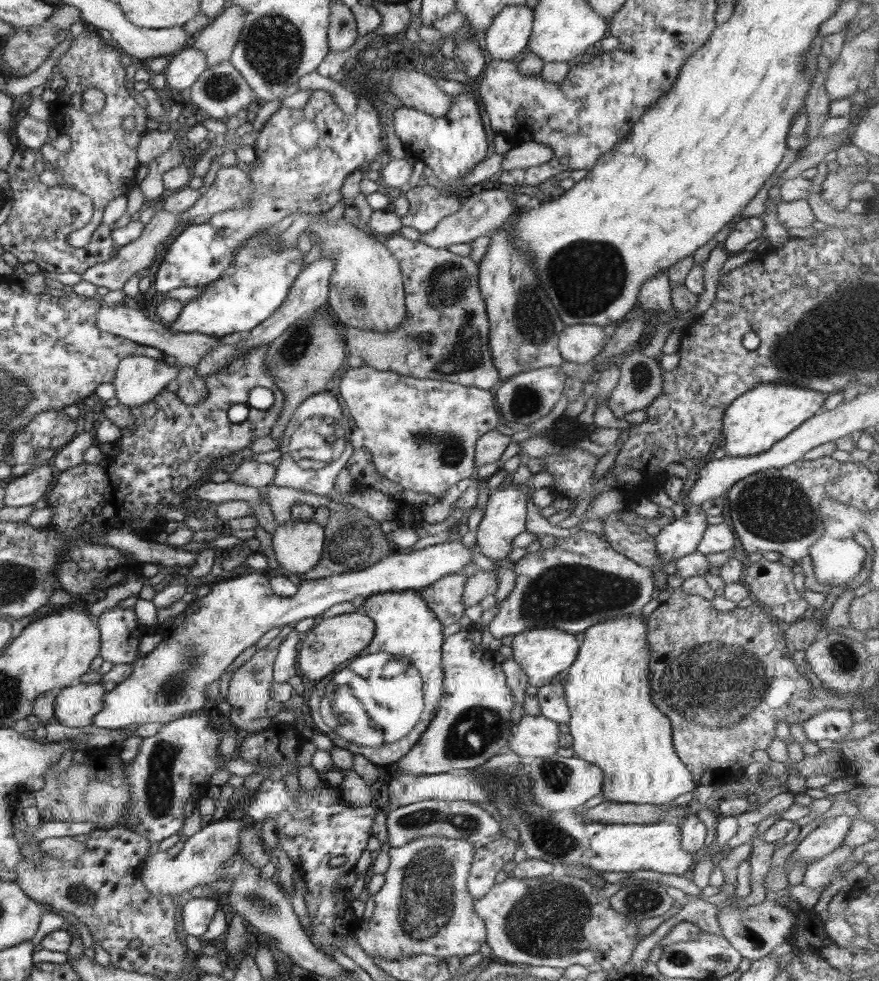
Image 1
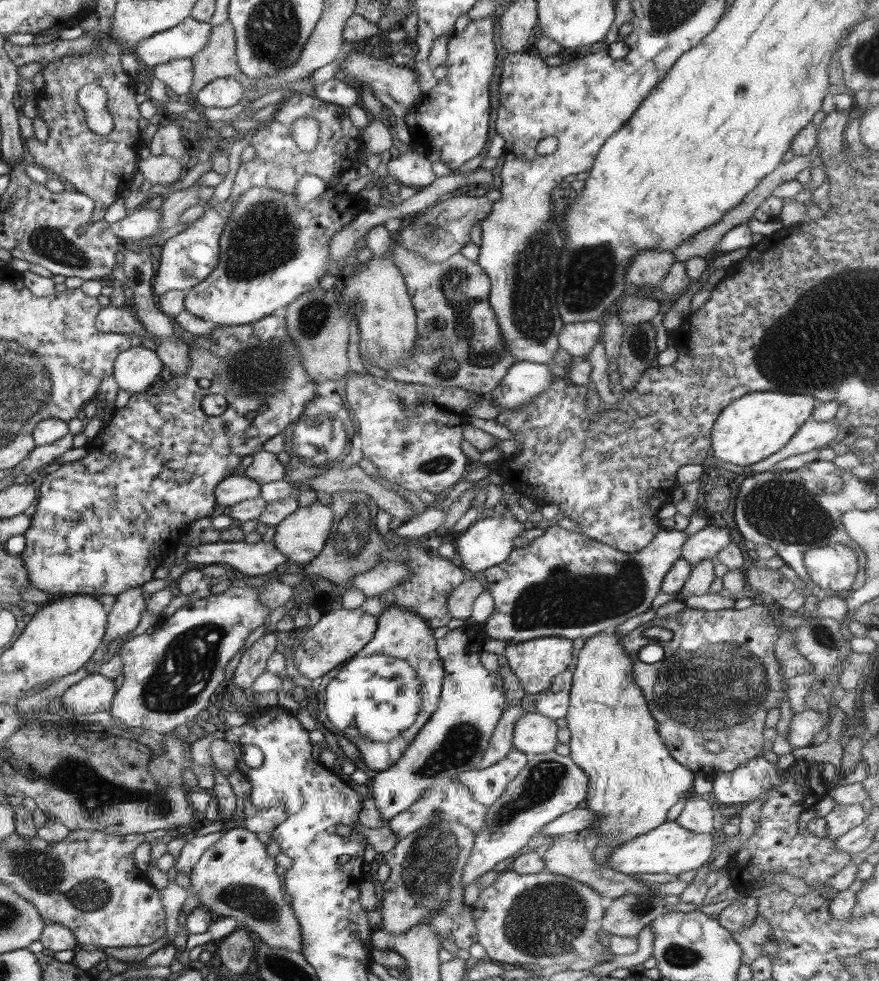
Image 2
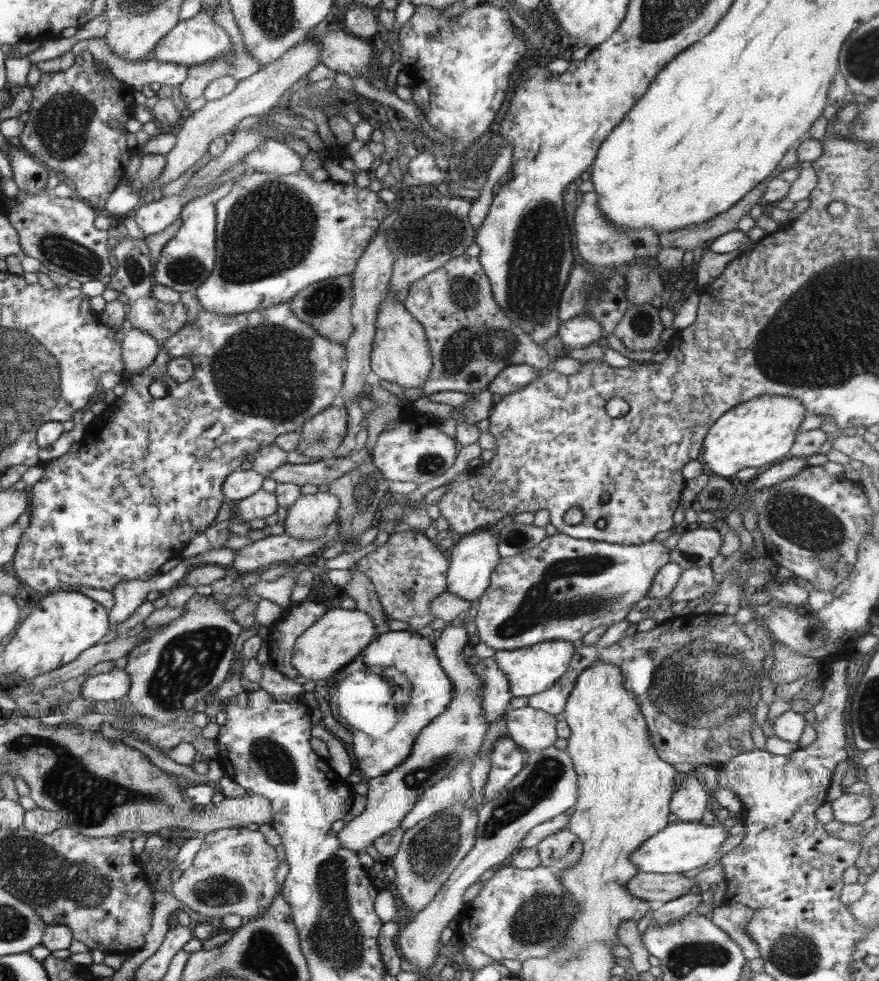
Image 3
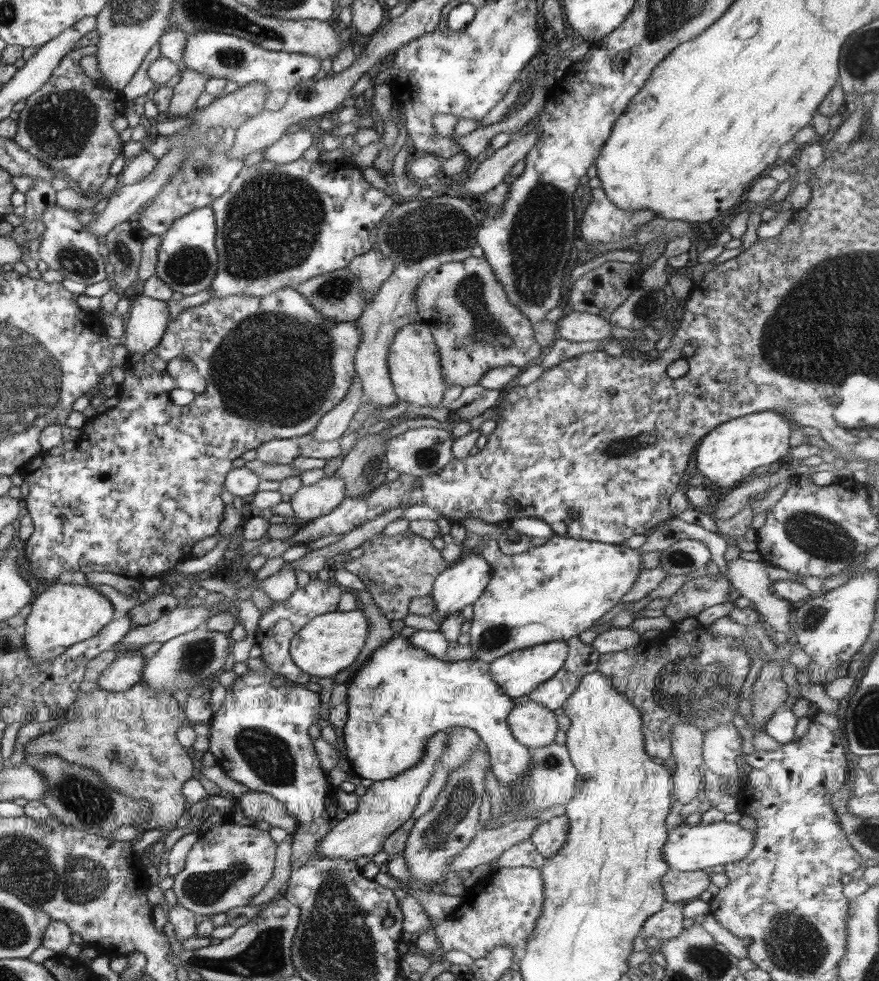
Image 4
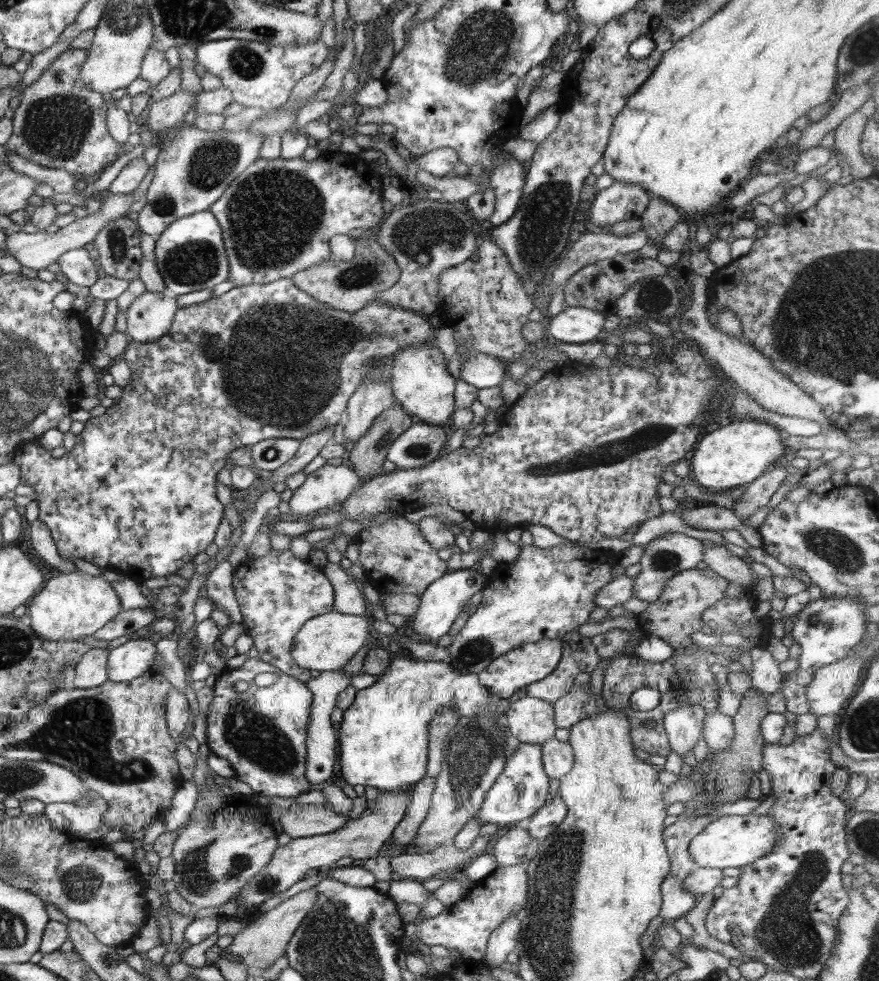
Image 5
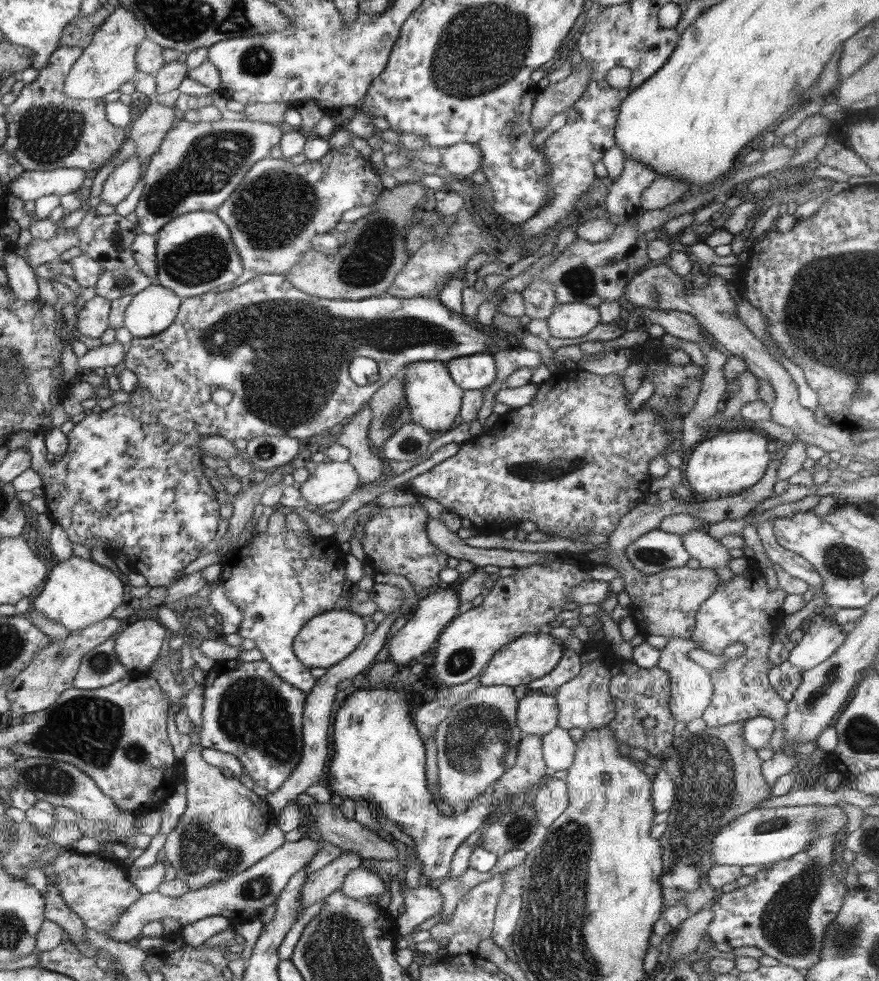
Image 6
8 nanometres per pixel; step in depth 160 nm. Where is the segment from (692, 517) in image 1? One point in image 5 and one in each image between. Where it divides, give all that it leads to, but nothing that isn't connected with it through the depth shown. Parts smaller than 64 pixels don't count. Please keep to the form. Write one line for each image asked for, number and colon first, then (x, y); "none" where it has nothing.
2: (562, 584)
3: (560, 589)
4: (552, 592)
5: (548, 593)

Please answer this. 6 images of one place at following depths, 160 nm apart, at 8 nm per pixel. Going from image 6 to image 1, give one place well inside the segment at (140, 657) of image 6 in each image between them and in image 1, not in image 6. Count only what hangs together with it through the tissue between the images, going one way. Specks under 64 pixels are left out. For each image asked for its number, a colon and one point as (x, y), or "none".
1: (76, 705)
2: (94, 693)
3: (107, 687)
4: (125, 671)
5: (132, 659)

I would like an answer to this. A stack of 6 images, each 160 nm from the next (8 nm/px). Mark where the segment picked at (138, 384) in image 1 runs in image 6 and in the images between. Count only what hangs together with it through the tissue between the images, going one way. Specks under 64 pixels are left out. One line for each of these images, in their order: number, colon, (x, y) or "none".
2: (136, 370)
3: (139, 349)
4: (149, 318)
5: (150, 316)
6: (151, 311)

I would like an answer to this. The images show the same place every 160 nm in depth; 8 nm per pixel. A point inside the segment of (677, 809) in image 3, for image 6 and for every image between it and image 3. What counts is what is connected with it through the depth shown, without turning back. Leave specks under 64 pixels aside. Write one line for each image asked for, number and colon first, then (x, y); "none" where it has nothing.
4: (686, 739)
5: (683, 726)
6: (691, 685)

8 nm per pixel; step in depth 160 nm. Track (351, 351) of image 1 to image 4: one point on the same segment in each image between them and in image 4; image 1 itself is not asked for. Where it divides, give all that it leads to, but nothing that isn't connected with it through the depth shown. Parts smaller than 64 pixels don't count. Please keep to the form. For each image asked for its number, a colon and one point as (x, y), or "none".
2: (459, 345)
3: (472, 340)
4: (476, 328)

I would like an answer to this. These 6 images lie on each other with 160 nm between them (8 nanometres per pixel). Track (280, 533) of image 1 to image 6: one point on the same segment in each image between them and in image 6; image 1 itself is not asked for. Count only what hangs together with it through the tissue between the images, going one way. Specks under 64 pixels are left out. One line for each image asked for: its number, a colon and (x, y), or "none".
2: (301, 536)
3: (309, 517)
4: (310, 502)
5: (330, 485)
6: (329, 481)

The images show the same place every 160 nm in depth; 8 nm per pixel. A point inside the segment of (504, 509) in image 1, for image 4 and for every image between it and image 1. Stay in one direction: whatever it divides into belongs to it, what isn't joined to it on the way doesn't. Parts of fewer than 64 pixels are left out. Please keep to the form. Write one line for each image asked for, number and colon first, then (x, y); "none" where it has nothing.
2: (489, 541)
3: (472, 558)
4: (461, 584)

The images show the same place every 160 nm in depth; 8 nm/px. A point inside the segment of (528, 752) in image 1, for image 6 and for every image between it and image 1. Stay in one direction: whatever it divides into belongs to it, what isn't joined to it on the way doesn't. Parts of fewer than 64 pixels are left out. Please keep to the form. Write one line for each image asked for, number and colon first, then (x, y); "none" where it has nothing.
2: (534, 733)
3: (531, 729)
4: (534, 726)
5: (531, 720)
6: (537, 713)

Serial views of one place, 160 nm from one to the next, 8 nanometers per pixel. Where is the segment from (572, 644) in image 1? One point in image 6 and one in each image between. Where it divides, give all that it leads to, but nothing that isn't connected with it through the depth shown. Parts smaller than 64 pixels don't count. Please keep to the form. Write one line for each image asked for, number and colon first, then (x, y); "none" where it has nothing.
2: (536, 662)
3: (530, 670)
4: (519, 672)
5: (523, 665)
6: (532, 656)

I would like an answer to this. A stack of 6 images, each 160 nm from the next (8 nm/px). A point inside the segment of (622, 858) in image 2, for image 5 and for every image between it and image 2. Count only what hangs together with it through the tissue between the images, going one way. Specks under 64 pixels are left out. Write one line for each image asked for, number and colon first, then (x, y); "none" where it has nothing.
3: (680, 847)
4: (689, 848)
5: (729, 841)

